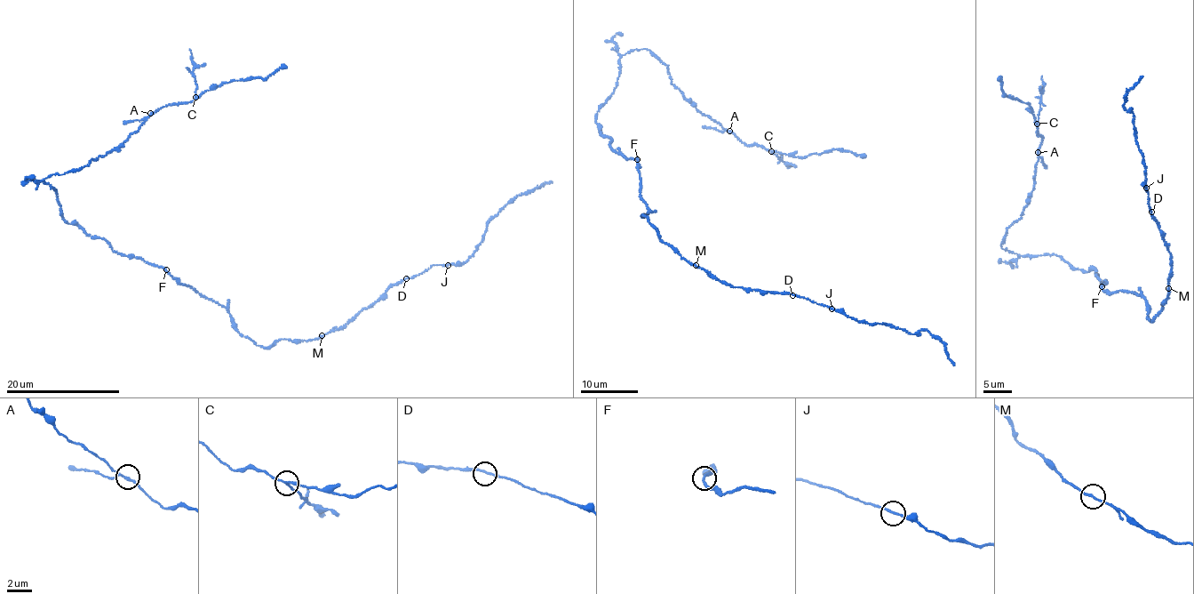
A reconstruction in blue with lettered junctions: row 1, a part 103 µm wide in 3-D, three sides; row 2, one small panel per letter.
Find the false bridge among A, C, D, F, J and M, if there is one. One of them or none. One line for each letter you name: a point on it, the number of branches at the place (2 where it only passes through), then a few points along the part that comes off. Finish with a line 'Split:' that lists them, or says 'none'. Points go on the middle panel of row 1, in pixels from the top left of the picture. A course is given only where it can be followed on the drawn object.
C: place (771, 151); branches 3; course (771, 151), (792, 166)
Split: C

